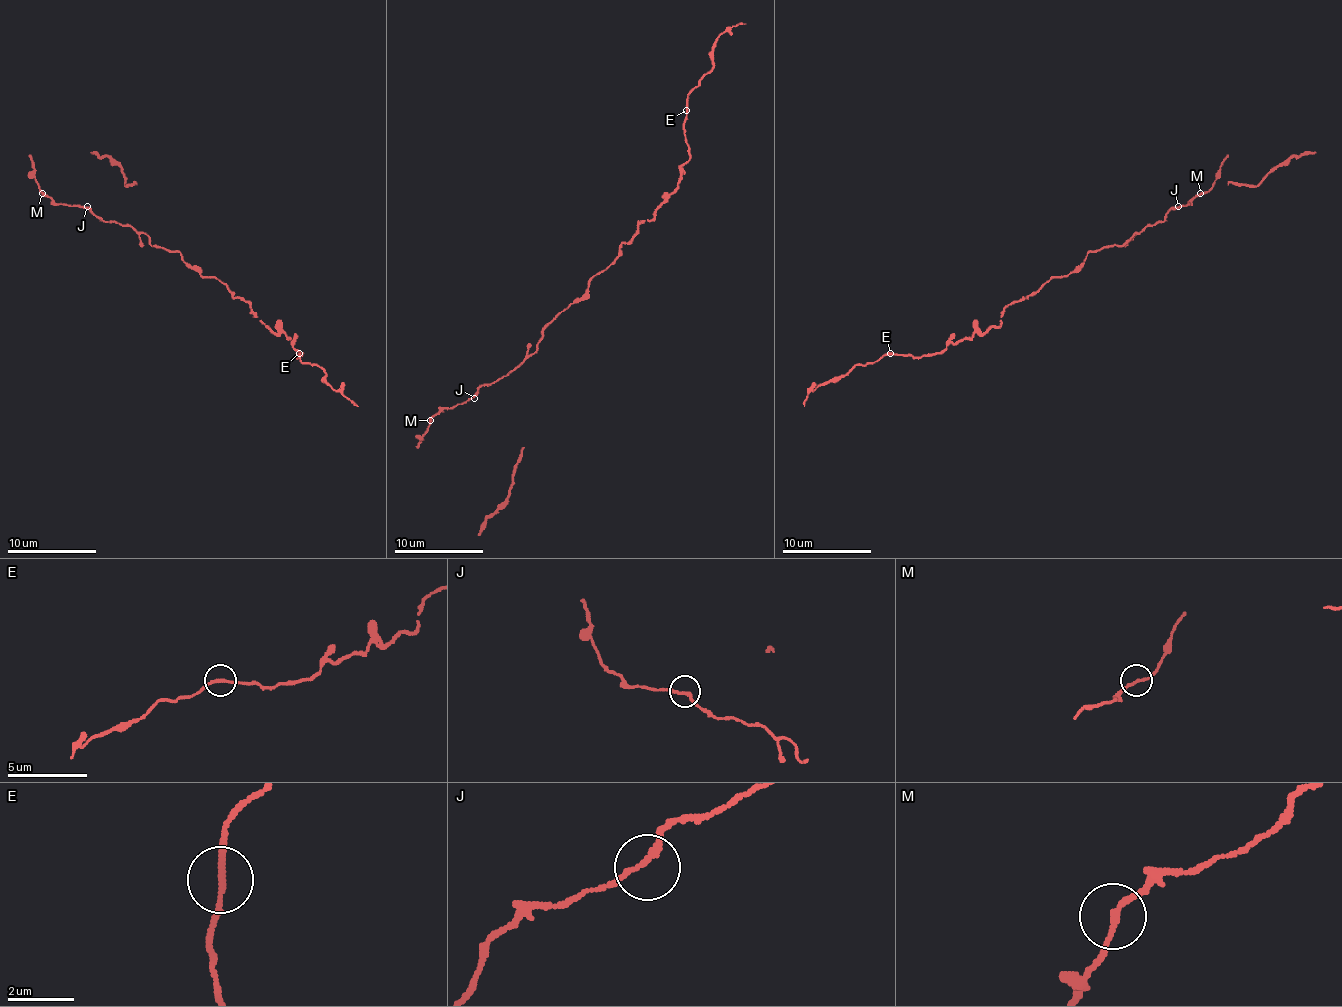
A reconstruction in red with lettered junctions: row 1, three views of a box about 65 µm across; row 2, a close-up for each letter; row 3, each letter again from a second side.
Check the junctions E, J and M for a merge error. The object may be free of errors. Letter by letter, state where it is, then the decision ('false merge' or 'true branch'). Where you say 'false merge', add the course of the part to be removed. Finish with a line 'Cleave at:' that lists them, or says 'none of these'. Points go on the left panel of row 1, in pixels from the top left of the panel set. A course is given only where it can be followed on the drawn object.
E: (299, 353) | true branch
J: (87, 206) | true branch
M: (42, 193) | true branch
Cleave at: none of these

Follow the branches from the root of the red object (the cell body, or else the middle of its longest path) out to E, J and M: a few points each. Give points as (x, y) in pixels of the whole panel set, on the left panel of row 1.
E: (201, 276), (214, 276), (234, 298), (243, 298), (263, 325), (277, 334), (286, 334), (299, 354)
J: (201, 276), (178, 251), (152, 244), (145, 233), (136, 233), (118, 222), (105, 222), (87, 206)
M: (201, 276), (178, 251), (152, 244), (145, 233), (105, 222), (87, 206), (55, 204), (42, 193)

